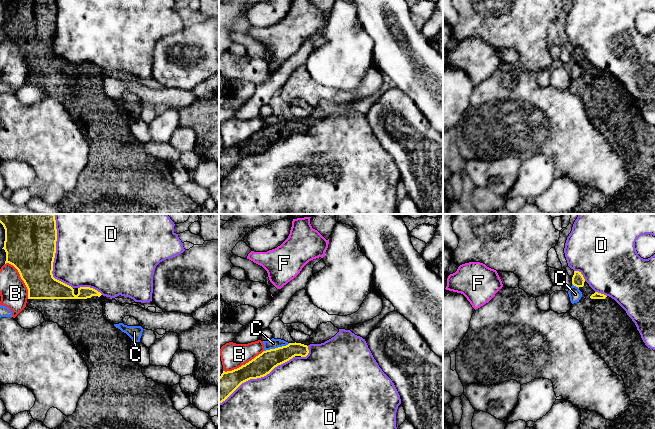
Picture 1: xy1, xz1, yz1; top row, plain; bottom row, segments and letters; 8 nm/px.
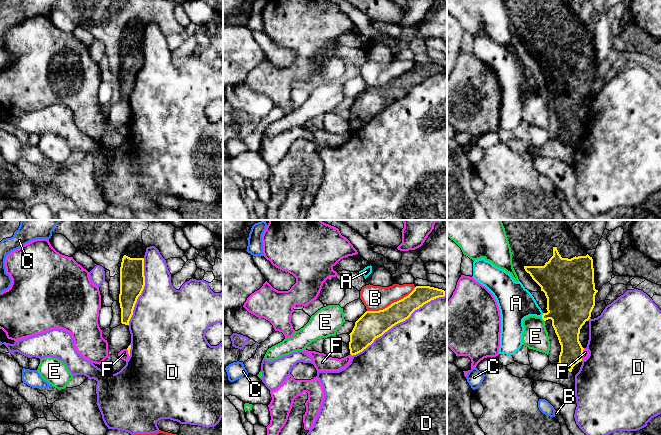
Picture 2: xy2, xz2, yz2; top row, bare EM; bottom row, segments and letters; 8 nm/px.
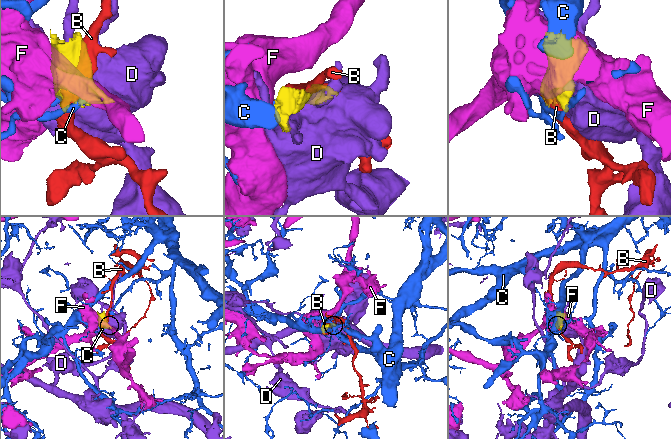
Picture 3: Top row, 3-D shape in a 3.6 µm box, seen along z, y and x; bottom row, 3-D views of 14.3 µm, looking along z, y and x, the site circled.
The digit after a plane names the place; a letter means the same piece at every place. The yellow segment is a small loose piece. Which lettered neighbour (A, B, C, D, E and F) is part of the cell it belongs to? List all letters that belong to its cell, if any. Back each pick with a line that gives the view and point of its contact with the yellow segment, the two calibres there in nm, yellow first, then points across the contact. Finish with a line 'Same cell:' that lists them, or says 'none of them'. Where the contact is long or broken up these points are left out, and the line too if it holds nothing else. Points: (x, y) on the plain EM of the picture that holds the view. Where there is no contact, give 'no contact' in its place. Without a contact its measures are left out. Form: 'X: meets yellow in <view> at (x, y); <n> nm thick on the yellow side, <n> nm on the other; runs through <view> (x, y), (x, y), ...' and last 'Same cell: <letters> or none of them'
Same cell: none of them

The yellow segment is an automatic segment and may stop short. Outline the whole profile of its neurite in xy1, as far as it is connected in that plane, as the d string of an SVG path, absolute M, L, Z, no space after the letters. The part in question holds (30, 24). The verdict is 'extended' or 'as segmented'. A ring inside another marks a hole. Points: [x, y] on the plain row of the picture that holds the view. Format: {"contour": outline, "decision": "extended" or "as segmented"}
{"contour": "M2 0L5 17L6 39L13 41L28 65L26 83L39 86L45 97L57 99L68 111L89 145L88 162L81 171L76 187L67 192L57 205L59 214L186 214L196 211L200 205L186 197L172 179L171 162L147 154L142 144L133 136L128 126L132 115L103 92L102 74L90 63L72 64L53 53L56 29L56 0Z", "decision": "extended"}

